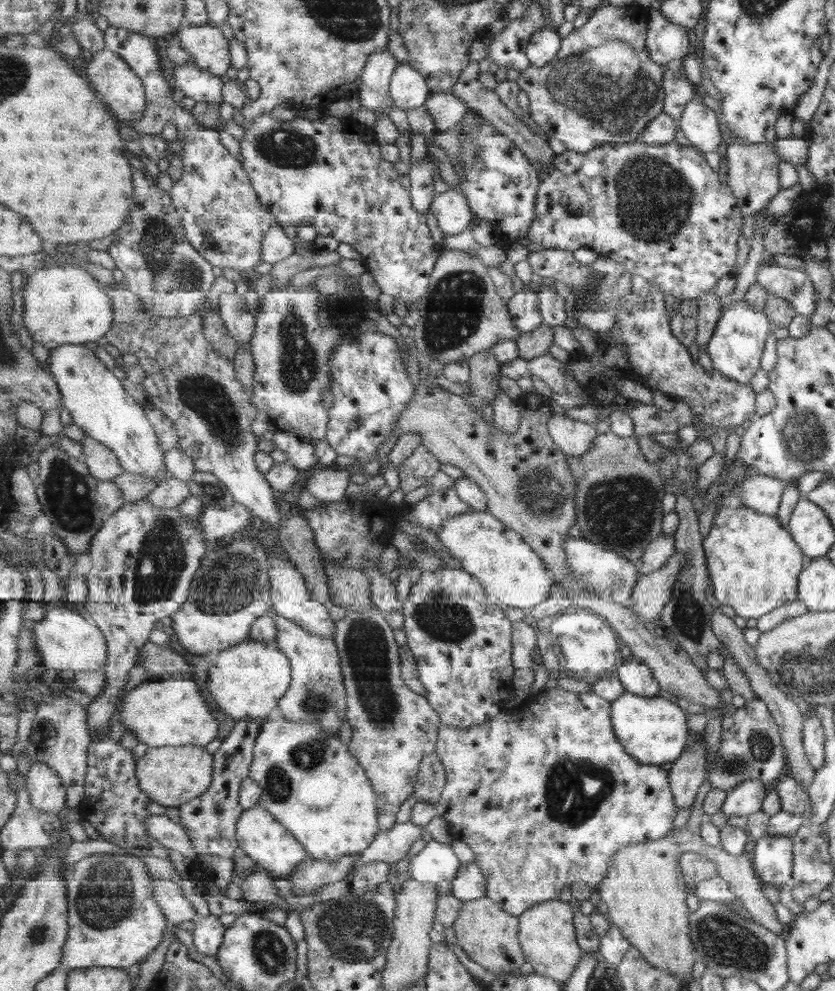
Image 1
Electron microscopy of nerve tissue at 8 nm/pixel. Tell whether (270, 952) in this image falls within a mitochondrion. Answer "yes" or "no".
yes

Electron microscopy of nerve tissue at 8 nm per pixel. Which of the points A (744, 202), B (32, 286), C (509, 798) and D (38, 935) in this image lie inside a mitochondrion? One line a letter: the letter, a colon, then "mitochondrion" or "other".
A: other
B: other
C: other
D: mitochondrion

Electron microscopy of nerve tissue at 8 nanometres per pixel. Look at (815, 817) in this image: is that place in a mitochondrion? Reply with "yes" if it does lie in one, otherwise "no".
no

